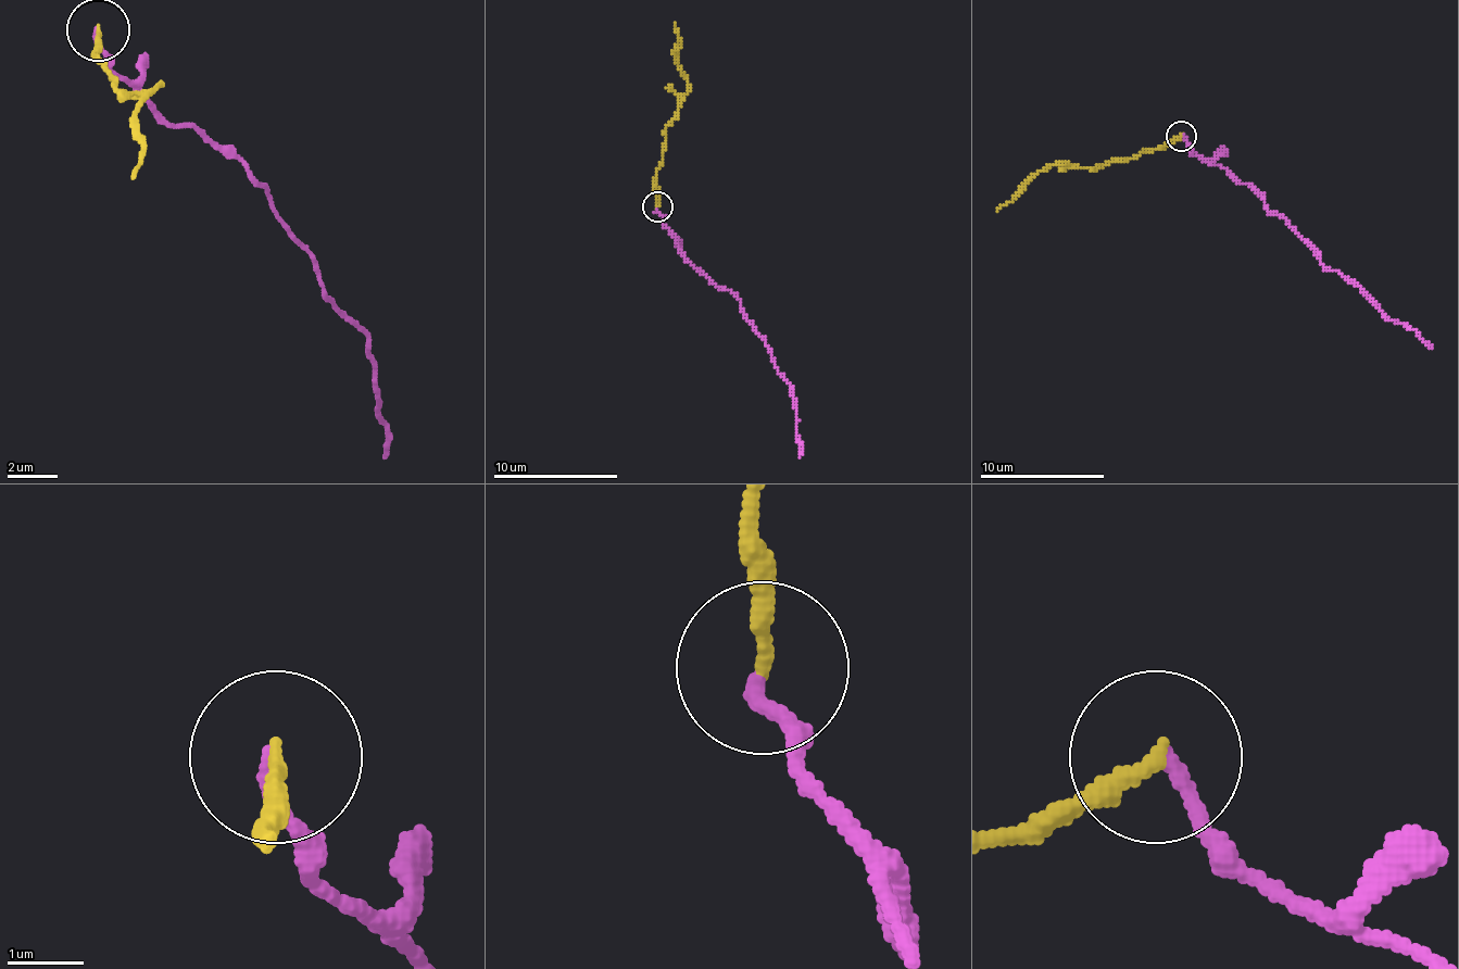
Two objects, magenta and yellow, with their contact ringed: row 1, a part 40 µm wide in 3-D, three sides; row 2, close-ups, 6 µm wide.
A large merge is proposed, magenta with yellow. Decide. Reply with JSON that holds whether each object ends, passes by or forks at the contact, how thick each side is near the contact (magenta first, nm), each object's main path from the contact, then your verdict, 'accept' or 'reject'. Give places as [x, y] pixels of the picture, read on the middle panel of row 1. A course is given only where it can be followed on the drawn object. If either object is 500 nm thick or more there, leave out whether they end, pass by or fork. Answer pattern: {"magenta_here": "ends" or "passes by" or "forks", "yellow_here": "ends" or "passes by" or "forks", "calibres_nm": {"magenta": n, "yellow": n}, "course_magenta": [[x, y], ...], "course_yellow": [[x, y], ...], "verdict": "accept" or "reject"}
{"magenta_here": "ends", "yellow_here": "ends", "calibres_nm": {"magenta": 200, "yellow": 240}, "course_magenta": [[656, 205], [678, 249], [725, 287], [765, 339], [765, 345], [790, 386], [800, 457]], "course_yellow": [[656, 205], [666, 128], [688, 91], [688, 75], [678, 60], [675, 23]], "verdict": "reject"}

